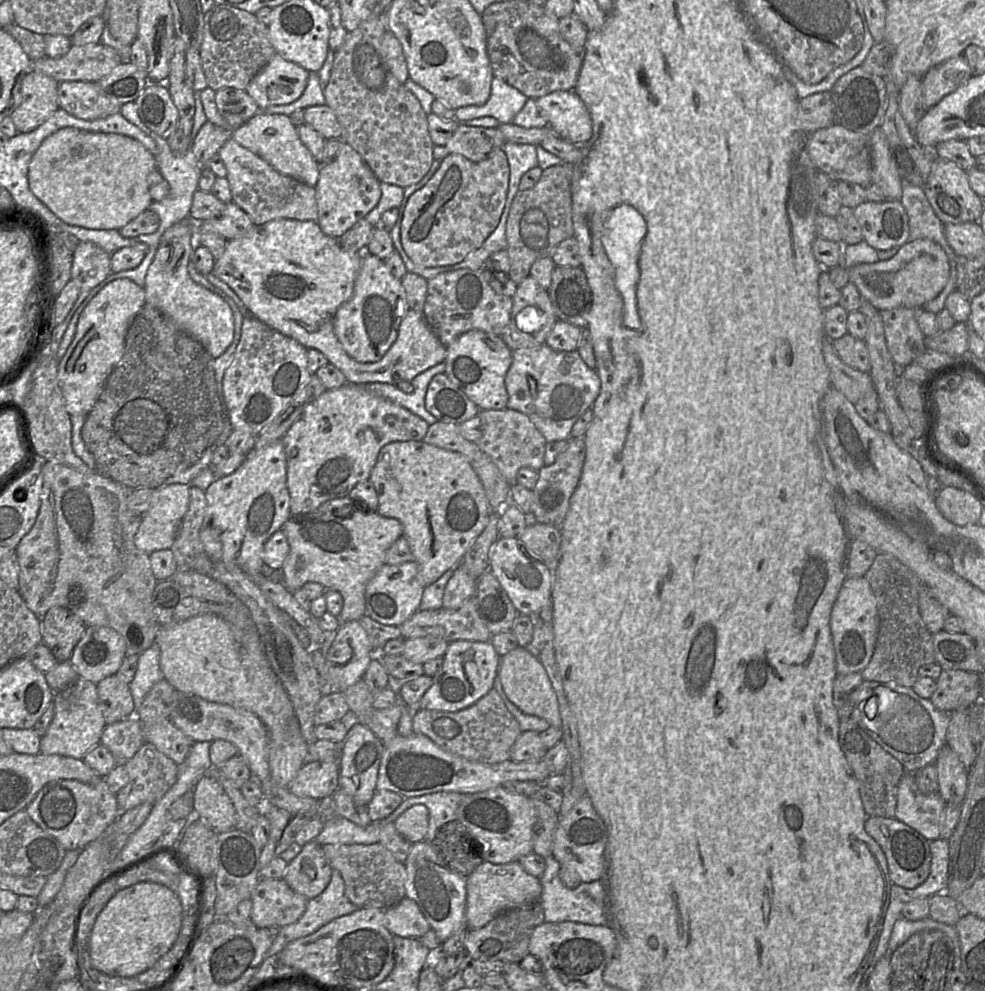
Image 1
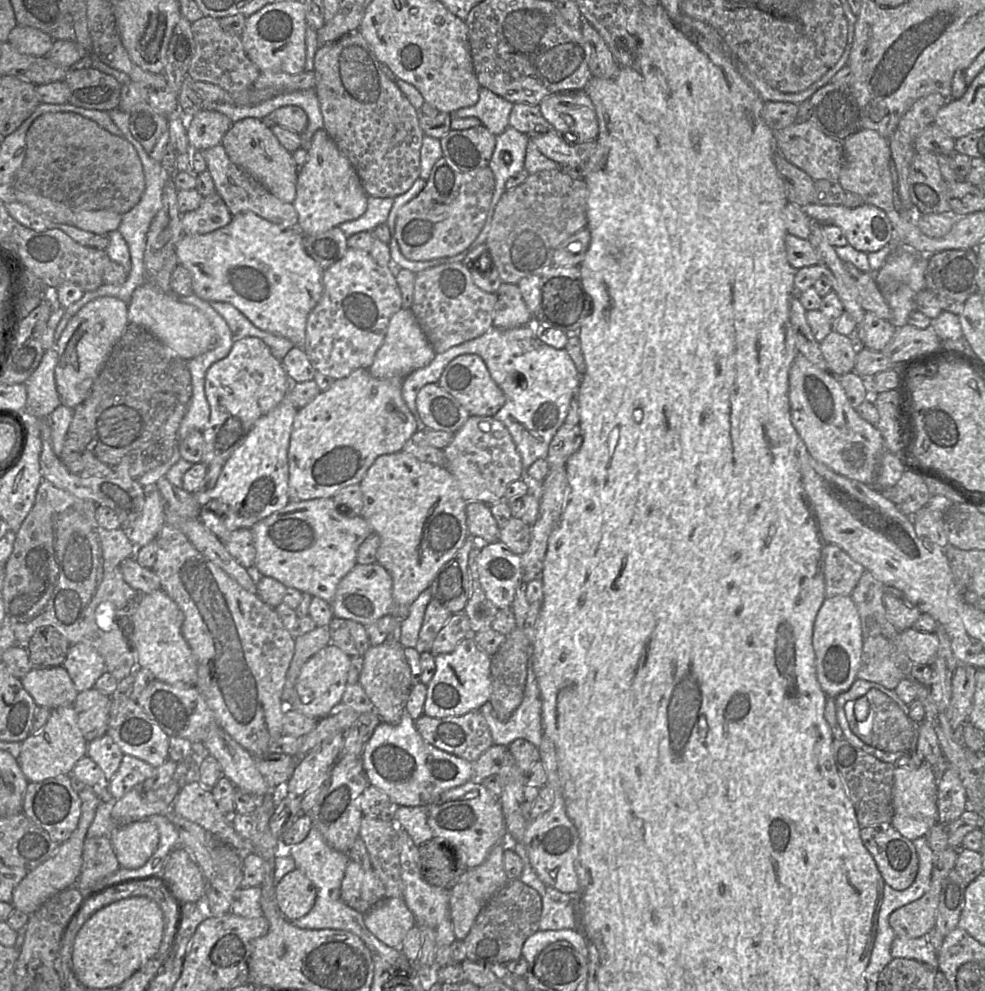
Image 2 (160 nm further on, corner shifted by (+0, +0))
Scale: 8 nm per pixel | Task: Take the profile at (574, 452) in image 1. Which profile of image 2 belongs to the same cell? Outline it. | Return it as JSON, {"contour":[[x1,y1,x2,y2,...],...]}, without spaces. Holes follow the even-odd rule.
{"contour":[[564,423,549,444,546,457,549,469,566,466,568,458,580,448,582,442,580,425]]}

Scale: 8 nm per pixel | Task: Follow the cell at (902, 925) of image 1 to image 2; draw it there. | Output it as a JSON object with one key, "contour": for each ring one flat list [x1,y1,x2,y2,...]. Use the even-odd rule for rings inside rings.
{"contour":[[896,936,891,944,892,958,908,958,925,963,938,969,938,951,933,947,926,936,908,938]]}

